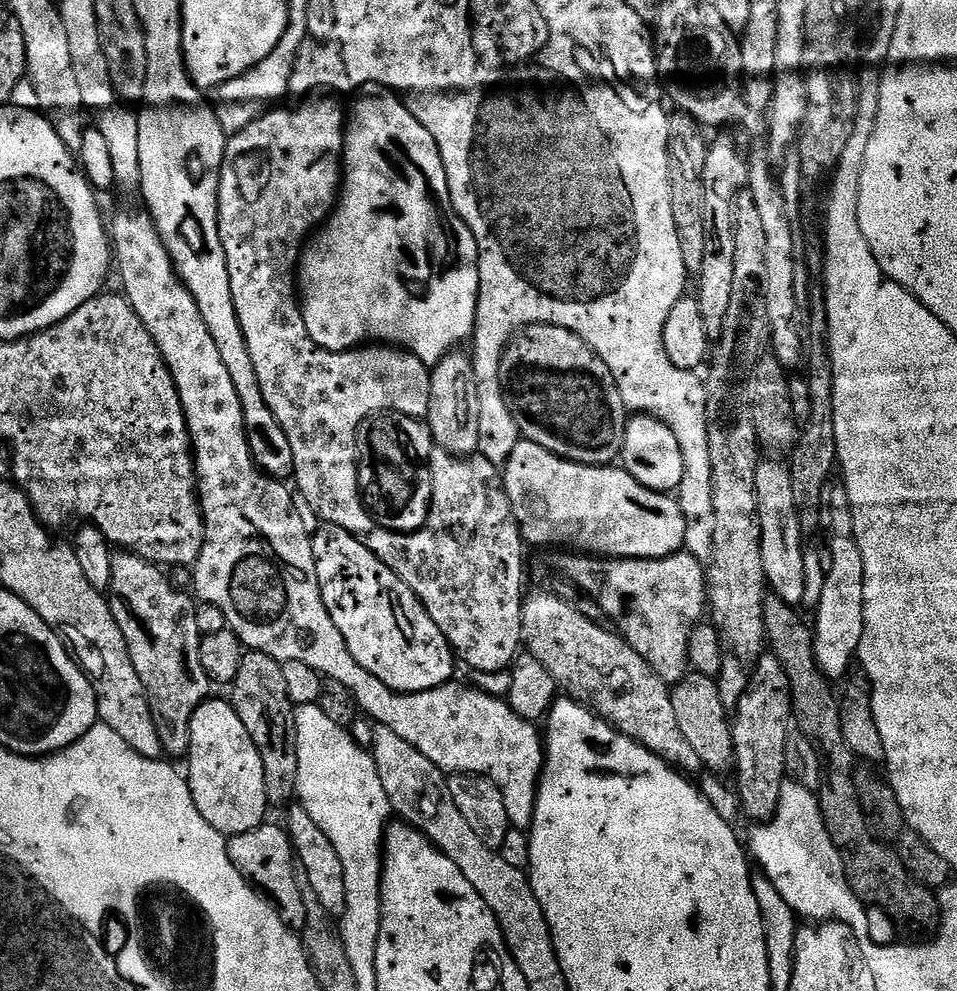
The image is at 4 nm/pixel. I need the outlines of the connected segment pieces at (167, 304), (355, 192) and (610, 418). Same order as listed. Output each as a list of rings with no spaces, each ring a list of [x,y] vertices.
[[[139,211],[120,212],[113,220],[110,220],[110,240],[114,245],[114,268],[115,271],[120,271],[120,284],[124,287],[122,289],[124,299],[130,302],[134,314],[138,314],[138,318],[142,318],[142,326],[146,326],[150,338],[154,338],[154,342],[160,351],[160,357],[166,362],[166,366],[174,378],[174,386],[178,390],[178,398],[182,402],[182,410],[186,418],[188,437],[192,439],[192,455],[196,462],[196,494],[200,497],[200,509],[204,515],[204,545],[202,546],[202,554],[198,554],[195,565],[191,569],[191,572],[193,571],[192,584],[196,587],[196,592],[194,591],[195,599],[200,604],[218,606],[218,610],[222,610],[222,614],[226,614],[228,627],[240,639],[240,643],[244,645],[245,649],[262,651],[262,653],[268,654],[281,662],[285,660],[306,662],[306,666],[310,666],[320,673],[325,681],[333,680],[338,682],[338,686],[346,686],[346,690],[350,690],[350,694],[356,699],[357,709],[369,721],[394,730],[394,734],[399,734],[405,742],[410,742],[410,746],[414,746],[414,750],[418,750],[418,754],[426,754],[426,758],[430,758],[430,762],[434,762],[434,766],[438,766],[445,774],[485,776],[487,780],[493,780],[498,786],[498,790],[502,790],[502,798],[506,802],[506,810],[508,811],[509,825],[521,830],[531,829],[534,810],[536,809],[536,789],[540,787],[540,773],[544,766],[544,749],[546,747],[545,741],[542,739],[541,729],[539,732],[536,729],[539,727],[533,721],[526,718],[518,718],[518,714],[514,714],[514,710],[508,705],[507,699],[500,697],[499,700],[498,697],[491,696],[488,692],[479,692],[476,688],[459,688],[456,682],[449,682],[441,688],[426,690],[425,692],[395,692],[393,688],[386,686],[378,678],[374,678],[374,674],[370,674],[370,670],[366,670],[366,666],[358,666],[354,654],[350,654],[350,650],[346,646],[346,638],[342,638],[338,626],[334,626],[334,618],[330,618],[330,614],[326,610],[326,602],[322,602],[322,590],[318,586],[318,574],[316,573],[314,550],[312,549],[312,536],[308,535],[305,527],[302,526],[301,516],[294,510],[294,502],[292,501],[293,489],[291,487],[287,488],[289,485],[285,481],[276,480],[273,476],[268,476],[256,467],[254,458],[250,454],[250,446],[246,438],[246,430],[244,429],[242,402],[238,402],[238,390],[234,390],[234,382],[230,378],[230,370],[226,370],[226,365],[222,363],[222,357],[218,354],[218,346],[214,346],[214,338],[210,338],[210,330],[206,330],[206,322],[202,322],[202,314],[198,310],[198,302],[194,302],[194,298],[186,290],[184,283],[180,281],[180,277],[177,276],[176,268],[170,263],[168,251],[158,234],[158,230],[154,226],[151,216],[148,215],[147,211]]]
[[[380,94],[384,96],[364,96],[357,102],[346,116],[346,127],[344,130],[344,155],[342,157],[342,183],[338,193],[338,199],[326,221],[326,223],[307,241],[306,247],[300,253],[300,262],[298,265],[298,299],[300,301],[300,310],[304,314],[306,322],[306,330],[310,334],[310,338],[314,338],[314,342],[320,348],[329,348],[332,352],[346,352],[355,349],[357,346],[367,345],[369,342],[379,342],[384,346],[395,346],[404,352],[418,357],[422,363],[427,366],[434,366],[438,362],[442,362],[442,358],[446,358],[449,352],[459,349],[460,343],[471,341],[472,332],[476,329],[476,315],[478,314],[478,286],[480,285],[480,275],[478,274],[478,246],[474,242],[474,234],[470,234],[470,230],[466,226],[466,222],[462,222],[460,215],[454,210],[452,199],[450,198],[450,190],[446,182],[446,166],[442,166],[442,154],[438,154],[438,146],[434,142],[434,138],[430,138],[430,130],[426,130],[426,126],[422,126],[422,122],[418,122],[418,118],[414,118],[414,114],[410,114],[410,110],[404,105],[403,100],[395,94]]]
[[[532,324],[513,336],[500,363],[500,385],[506,398],[506,406],[510,406],[510,414],[514,414],[514,422],[518,422],[518,430],[523,439],[537,443],[538,446],[545,447],[554,455],[578,464],[608,466],[621,459],[630,413],[622,402],[622,394],[618,394],[618,386],[614,382],[614,374],[610,374],[610,366],[606,366],[606,362],[602,362],[597,349],[591,348],[583,338],[571,332],[570,329],[549,324]]]

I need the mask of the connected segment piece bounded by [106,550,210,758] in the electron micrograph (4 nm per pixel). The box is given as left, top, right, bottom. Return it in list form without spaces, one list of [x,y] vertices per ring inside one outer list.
[[[117,551],[110,566],[110,586],[106,593],[108,605],[112,607],[114,618],[122,630],[122,638],[126,638],[126,646],[130,650],[130,658],[134,662],[134,670],[138,670],[138,678],[142,682],[144,692],[148,696],[148,705],[154,718],[154,726],[158,730],[158,738],[162,742],[165,753],[170,757],[187,757],[190,746],[190,722],[198,710],[198,706],[209,699],[210,681],[206,670],[202,670],[200,661],[200,631],[196,610],[197,601],[191,595],[179,592],[168,581],[163,567],[151,564],[141,556],[132,552]]]

